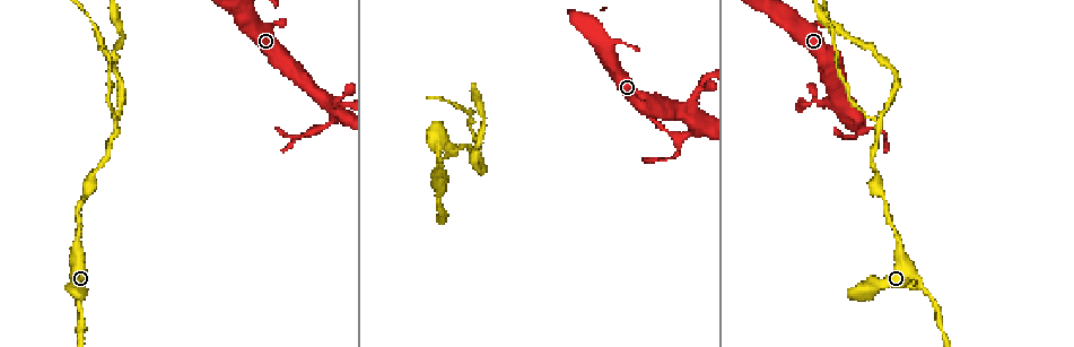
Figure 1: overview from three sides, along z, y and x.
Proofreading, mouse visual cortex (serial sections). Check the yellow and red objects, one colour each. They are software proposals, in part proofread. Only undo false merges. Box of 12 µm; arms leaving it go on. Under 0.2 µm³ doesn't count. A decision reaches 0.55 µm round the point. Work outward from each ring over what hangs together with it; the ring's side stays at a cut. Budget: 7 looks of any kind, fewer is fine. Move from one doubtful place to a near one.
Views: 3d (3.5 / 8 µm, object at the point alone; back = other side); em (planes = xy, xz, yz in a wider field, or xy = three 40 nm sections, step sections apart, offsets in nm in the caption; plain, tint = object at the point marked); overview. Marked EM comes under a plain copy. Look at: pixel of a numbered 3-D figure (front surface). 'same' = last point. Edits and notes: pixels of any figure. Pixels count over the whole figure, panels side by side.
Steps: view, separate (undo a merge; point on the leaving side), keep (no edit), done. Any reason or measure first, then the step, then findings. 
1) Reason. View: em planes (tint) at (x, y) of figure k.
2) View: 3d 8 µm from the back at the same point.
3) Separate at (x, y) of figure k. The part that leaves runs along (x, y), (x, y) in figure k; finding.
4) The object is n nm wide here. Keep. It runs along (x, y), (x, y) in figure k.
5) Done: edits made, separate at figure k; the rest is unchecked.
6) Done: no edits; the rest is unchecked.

Two arms in line, one across. View: 3d 8 µm at (320, 98) of figure 1.

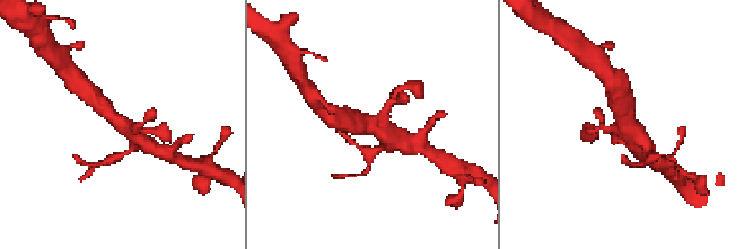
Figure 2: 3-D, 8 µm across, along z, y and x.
Zoom in. View: 3d 3.5 µm at (118, 125) of figure 2.

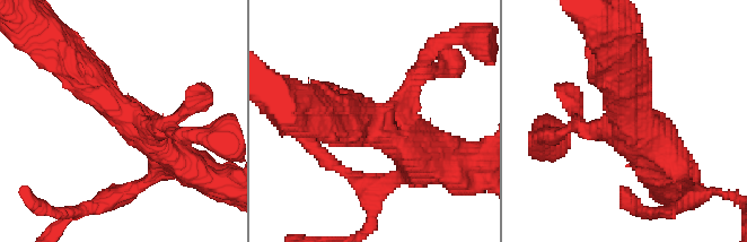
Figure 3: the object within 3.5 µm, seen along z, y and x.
3 arms meet here; the arms are 200, 500, 500 nm wide. View: em xy step 3 (tint) at (632, 117) of figure 3.

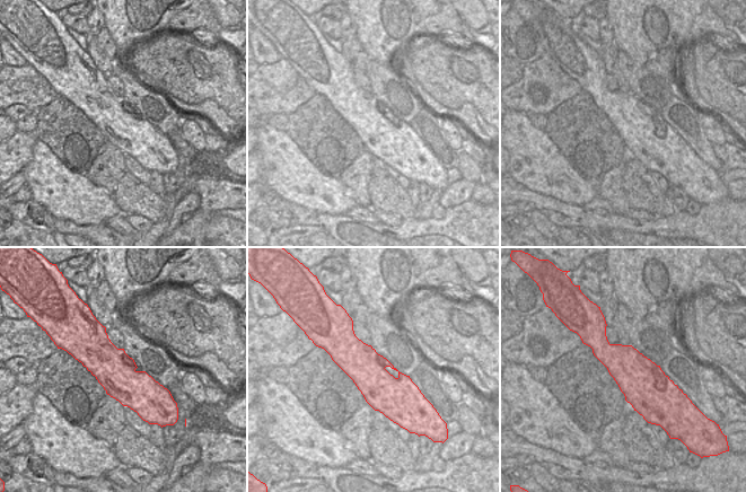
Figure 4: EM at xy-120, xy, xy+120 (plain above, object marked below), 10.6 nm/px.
Keep. It runs along (71, 62), (182, 163) in figure 3; continuous, no second cell.

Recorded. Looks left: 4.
Calibre changes. View: 3d 3.5 µm at (902, 246) of figure 1.

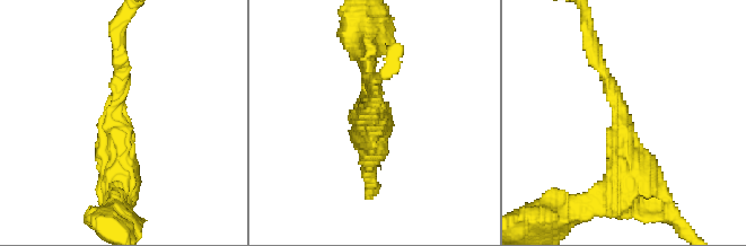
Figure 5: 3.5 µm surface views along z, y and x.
The arms are 150, 450 nm wide. View: em xy step 2 (tint) at (622, 124) of figure 5.

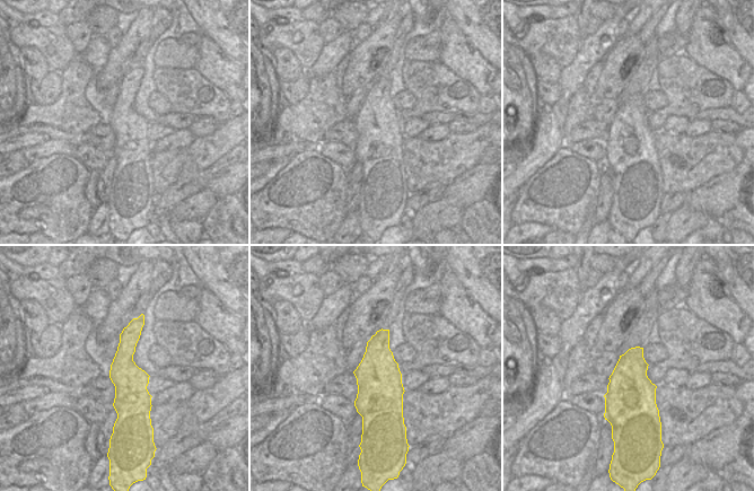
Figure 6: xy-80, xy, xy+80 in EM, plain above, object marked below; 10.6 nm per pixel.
Another direction. View: em planes (tint) at the same point.

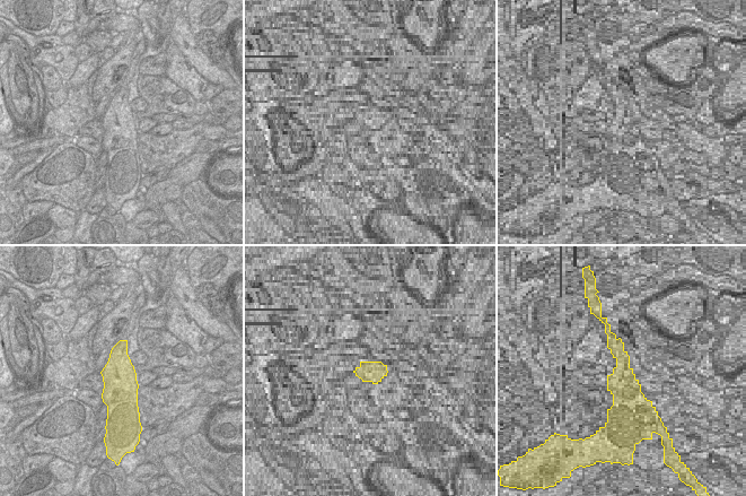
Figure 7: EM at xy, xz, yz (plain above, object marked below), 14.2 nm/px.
Keep. It runs along (610, 195), (628, 154), (596, 53) in figure 5; all the same cell.

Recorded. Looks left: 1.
Done: no edits; the rest is unchecked.

